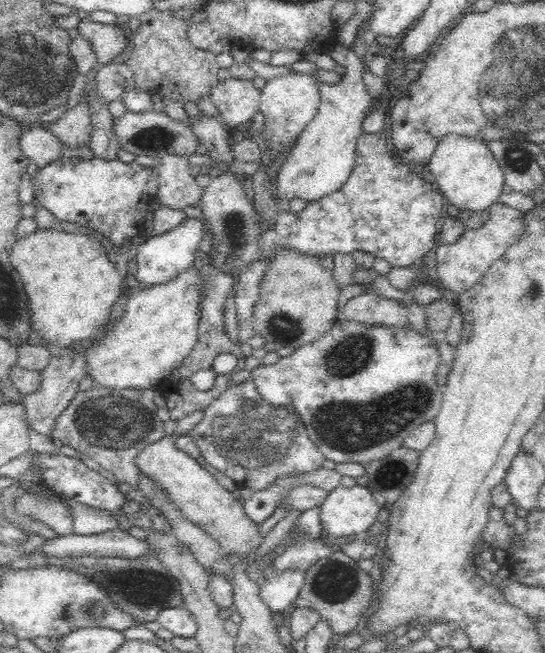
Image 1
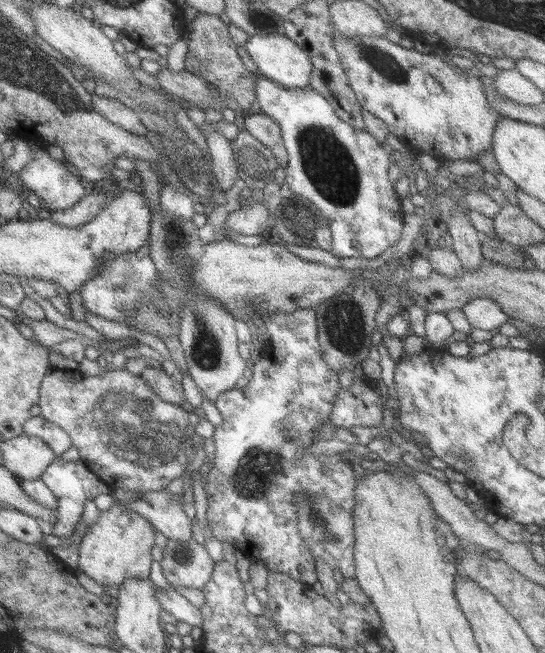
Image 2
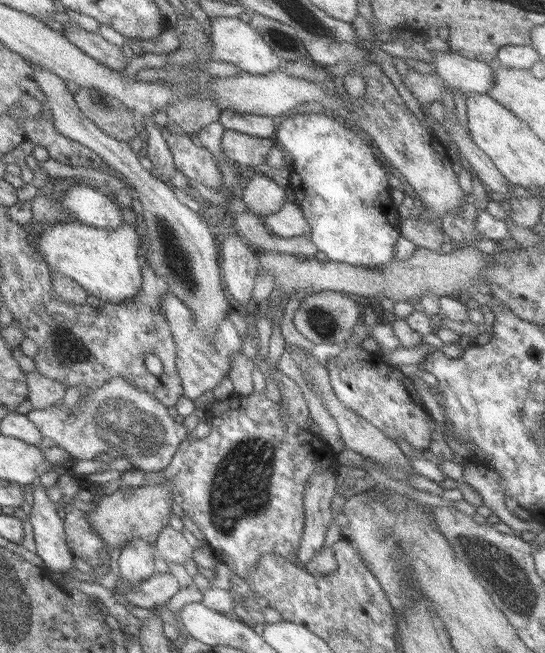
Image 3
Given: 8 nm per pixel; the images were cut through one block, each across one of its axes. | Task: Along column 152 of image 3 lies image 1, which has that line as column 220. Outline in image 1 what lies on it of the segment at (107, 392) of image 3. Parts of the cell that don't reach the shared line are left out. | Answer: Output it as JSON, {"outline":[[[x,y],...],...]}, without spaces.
{"outline":[[[254,381],[229,386],[208,408],[205,408],[202,420],[189,431],[174,431],[170,436],[188,435],[199,446],[204,458],[213,467],[213,471],[222,472],[237,482],[238,487],[249,487],[262,491],[271,486],[278,478],[293,473],[310,473],[323,468],[325,458],[320,449],[308,438],[304,423],[292,405],[271,406],[256,392]]]}

